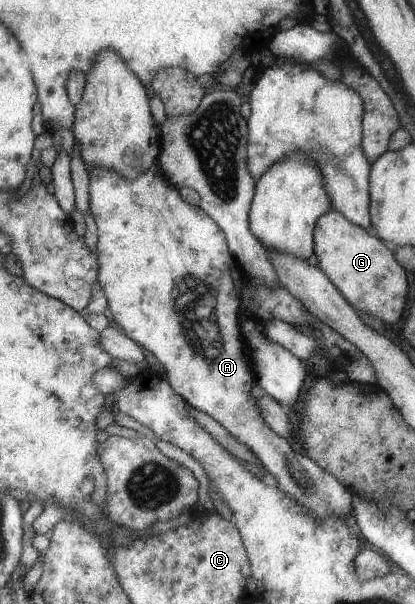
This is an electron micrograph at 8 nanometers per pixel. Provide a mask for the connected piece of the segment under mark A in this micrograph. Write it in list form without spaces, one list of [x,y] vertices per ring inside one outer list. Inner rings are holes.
[[[157,160],[135,179],[126,179],[108,167],[93,167],[88,169],[88,180],[88,212],[97,225],[95,247],[100,264],[99,285],[118,328],[132,342],[155,355],[178,396],[245,444],[273,477],[287,484],[291,478],[298,480],[299,486],[283,486],[287,495],[306,507],[314,517],[325,518],[334,513],[345,519],[351,509],[351,492],[315,462],[297,454],[287,440],[274,434],[267,427],[258,403],[249,396],[253,386],[253,362],[241,338],[242,330],[239,330],[243,276],[239,266],[233,266],[235,260],[218,224],[205,211],[181,199],[179,189],[166,178]]]

